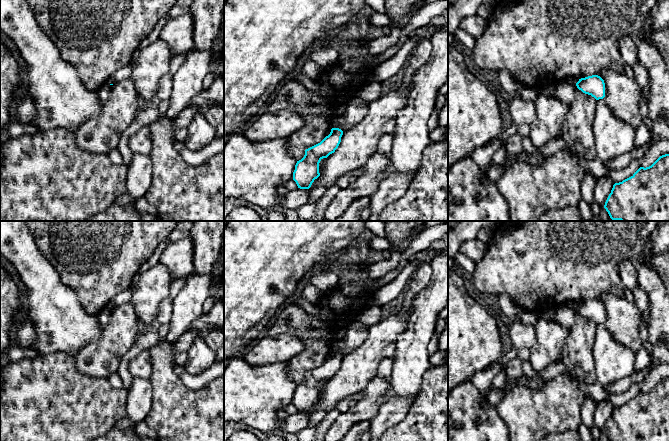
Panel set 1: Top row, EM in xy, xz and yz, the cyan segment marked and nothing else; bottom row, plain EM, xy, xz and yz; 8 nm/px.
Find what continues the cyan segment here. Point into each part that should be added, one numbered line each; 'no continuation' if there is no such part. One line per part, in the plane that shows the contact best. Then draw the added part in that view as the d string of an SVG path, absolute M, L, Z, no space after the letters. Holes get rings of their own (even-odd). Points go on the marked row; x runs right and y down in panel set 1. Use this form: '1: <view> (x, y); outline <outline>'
no continuation

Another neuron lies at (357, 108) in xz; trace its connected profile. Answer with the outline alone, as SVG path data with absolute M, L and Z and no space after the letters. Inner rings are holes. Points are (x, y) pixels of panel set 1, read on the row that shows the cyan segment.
M362 95L353 97L347 104L345 111L342 113L349 128L358 124L367 114L369 102Z

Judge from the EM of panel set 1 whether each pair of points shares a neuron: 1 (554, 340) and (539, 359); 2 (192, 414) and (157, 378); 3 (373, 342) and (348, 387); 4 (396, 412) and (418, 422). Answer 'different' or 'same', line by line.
1: same
2: same
3: same
4: different

